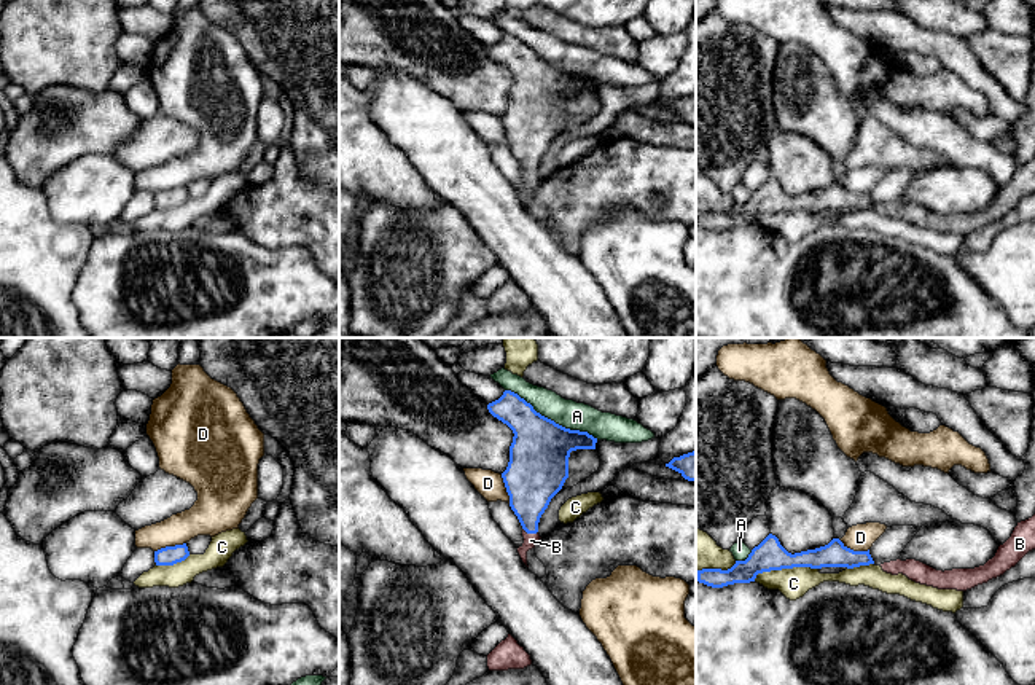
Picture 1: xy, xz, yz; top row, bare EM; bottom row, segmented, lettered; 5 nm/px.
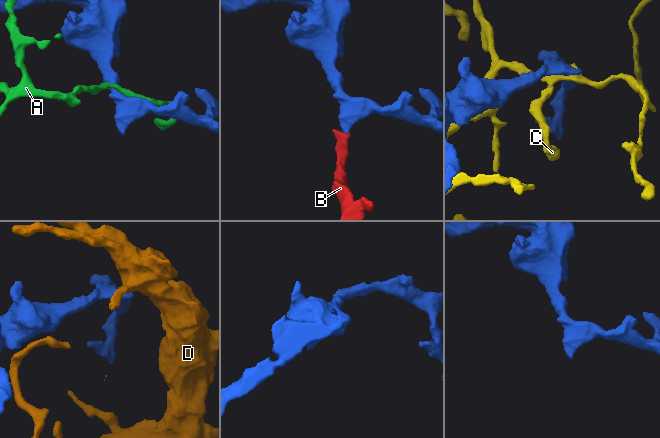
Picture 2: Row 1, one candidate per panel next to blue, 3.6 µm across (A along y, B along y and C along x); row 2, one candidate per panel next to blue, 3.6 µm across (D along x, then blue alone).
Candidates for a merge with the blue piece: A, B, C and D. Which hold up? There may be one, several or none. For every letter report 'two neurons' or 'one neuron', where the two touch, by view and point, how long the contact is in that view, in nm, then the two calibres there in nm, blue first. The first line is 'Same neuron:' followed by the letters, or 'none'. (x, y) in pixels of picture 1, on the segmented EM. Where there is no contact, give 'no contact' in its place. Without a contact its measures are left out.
Same neuron: B
A: two neurons; meets blue in xz at (550, 419); contact 550 nm long; 300 nm thick on the blue side, 140 nm on the other
B: one neuron; meets blue in xz at (531, 532); contact 80 nm long; 260 nm thick on the blue side, 70 nm on the other
C: two neurons; meets blue in yz at (784, 567); contact 340 nm long; 160 nm thick on the blue side, 160 nm on the other
D: two neurons; meets blue in xy at (169, 547); contact 170 nm long; 100 nm thick on the blue side, 190 nm on the other

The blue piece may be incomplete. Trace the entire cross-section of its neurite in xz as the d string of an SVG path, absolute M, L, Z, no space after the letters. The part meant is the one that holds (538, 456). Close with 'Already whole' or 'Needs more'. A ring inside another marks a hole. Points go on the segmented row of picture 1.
M505 390L487 409L514 433L510 462L502 478L510 507L522 526L524 543L518 553L527 566L527 551L541 538L540 518L568 478L570 452L596 449L597 438L541 416L511 390Z. Needs more

